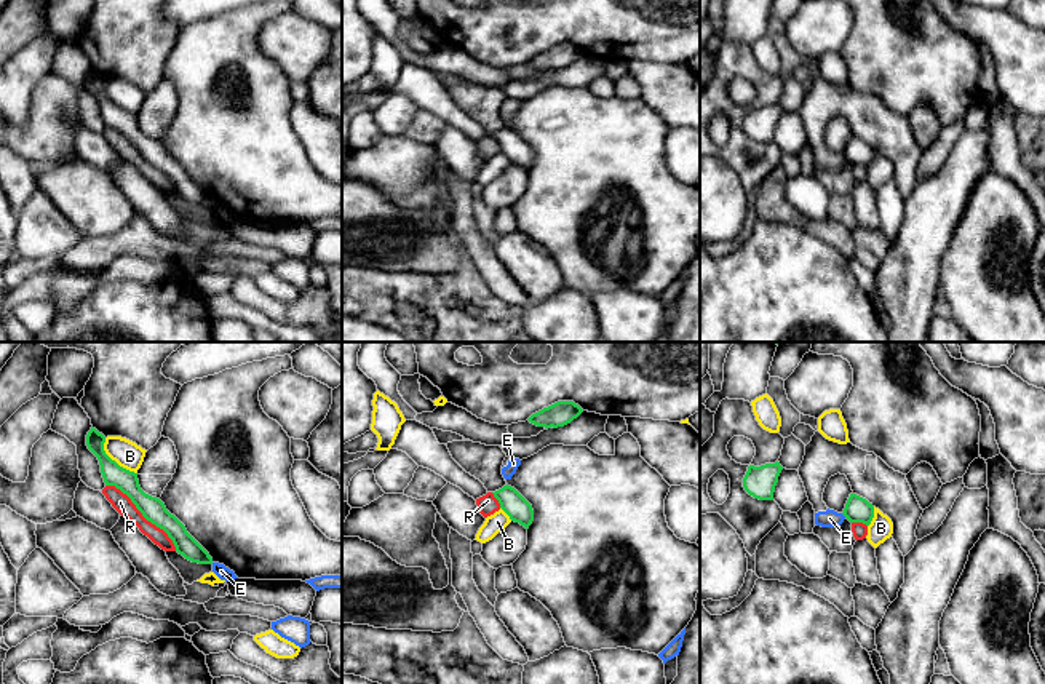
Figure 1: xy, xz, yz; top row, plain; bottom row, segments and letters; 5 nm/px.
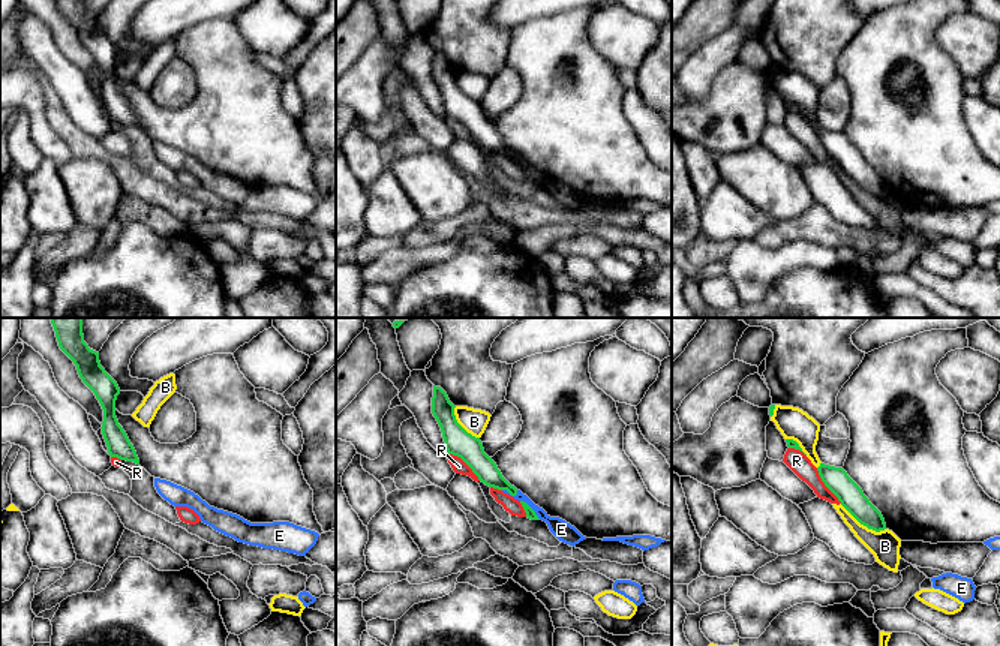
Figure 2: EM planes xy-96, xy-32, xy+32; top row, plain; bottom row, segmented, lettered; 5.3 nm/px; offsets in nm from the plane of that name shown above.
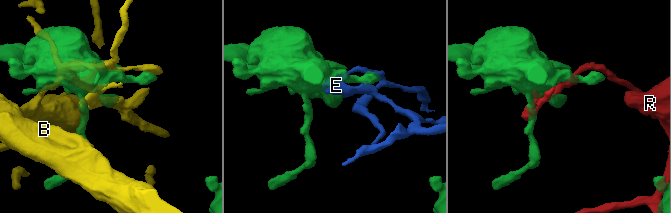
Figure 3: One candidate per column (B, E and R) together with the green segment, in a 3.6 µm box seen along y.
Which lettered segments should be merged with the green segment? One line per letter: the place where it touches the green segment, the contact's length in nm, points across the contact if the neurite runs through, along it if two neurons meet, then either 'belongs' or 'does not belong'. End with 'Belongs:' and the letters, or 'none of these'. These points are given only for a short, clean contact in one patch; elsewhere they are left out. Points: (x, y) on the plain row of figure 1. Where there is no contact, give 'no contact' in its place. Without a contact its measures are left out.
B: contact xy (114, 103); length 240 nm; does not belong
E: contact yz (844, 157); length 40 nm; border yz (841, 155), (846, 159); does not belong
R: contact xy (143, 157); length 480 nm; does not belong
Belongs: none of these

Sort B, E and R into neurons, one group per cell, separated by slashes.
B / E / R

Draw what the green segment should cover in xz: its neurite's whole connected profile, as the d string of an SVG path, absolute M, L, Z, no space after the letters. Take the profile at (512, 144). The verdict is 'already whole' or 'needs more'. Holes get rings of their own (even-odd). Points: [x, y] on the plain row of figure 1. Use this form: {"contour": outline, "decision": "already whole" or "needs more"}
{"contour": "M507 126L492 136L511 163L529 171L534 163L532 147L515 129Z", "decision": "already whole"}

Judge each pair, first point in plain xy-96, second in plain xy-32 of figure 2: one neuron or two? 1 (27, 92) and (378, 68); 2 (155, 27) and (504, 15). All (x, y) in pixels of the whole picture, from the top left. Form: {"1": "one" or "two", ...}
{"1": "one", "2": "one"}

